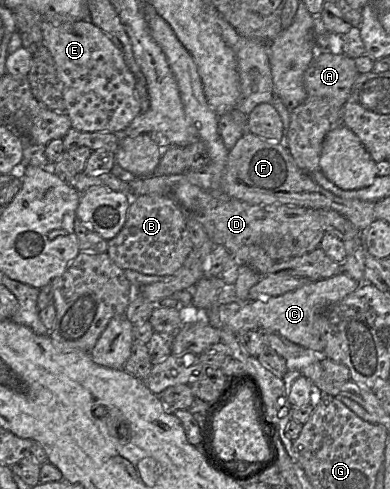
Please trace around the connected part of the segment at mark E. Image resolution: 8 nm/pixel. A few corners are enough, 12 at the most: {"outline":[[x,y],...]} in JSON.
{"outline":[[42,18],[65,113],[82,132],[124,131],[135,78],[89,19]]}

